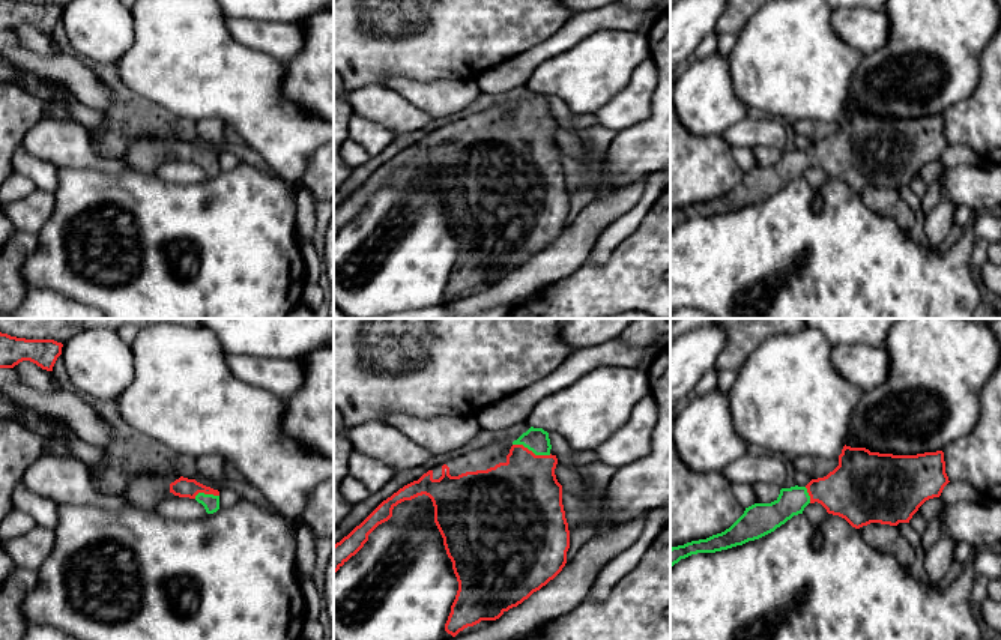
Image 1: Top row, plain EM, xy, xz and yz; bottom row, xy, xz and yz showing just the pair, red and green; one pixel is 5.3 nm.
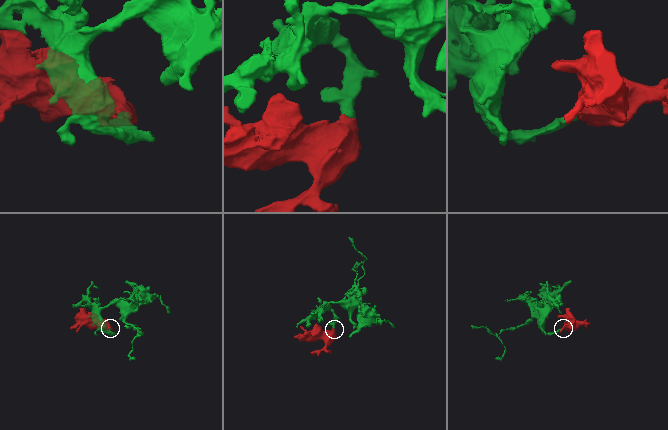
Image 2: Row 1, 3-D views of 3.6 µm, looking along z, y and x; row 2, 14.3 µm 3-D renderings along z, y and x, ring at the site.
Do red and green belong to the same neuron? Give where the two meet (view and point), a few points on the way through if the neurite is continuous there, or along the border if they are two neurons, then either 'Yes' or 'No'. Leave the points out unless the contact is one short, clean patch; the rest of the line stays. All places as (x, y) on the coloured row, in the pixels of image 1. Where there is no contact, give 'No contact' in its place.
Touches red at xz (531, 451). Path across: xz (522, 496), (531, 451), (537, 440). Yes

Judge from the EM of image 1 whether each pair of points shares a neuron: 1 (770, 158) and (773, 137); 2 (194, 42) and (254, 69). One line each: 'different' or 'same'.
1: different
2: same

